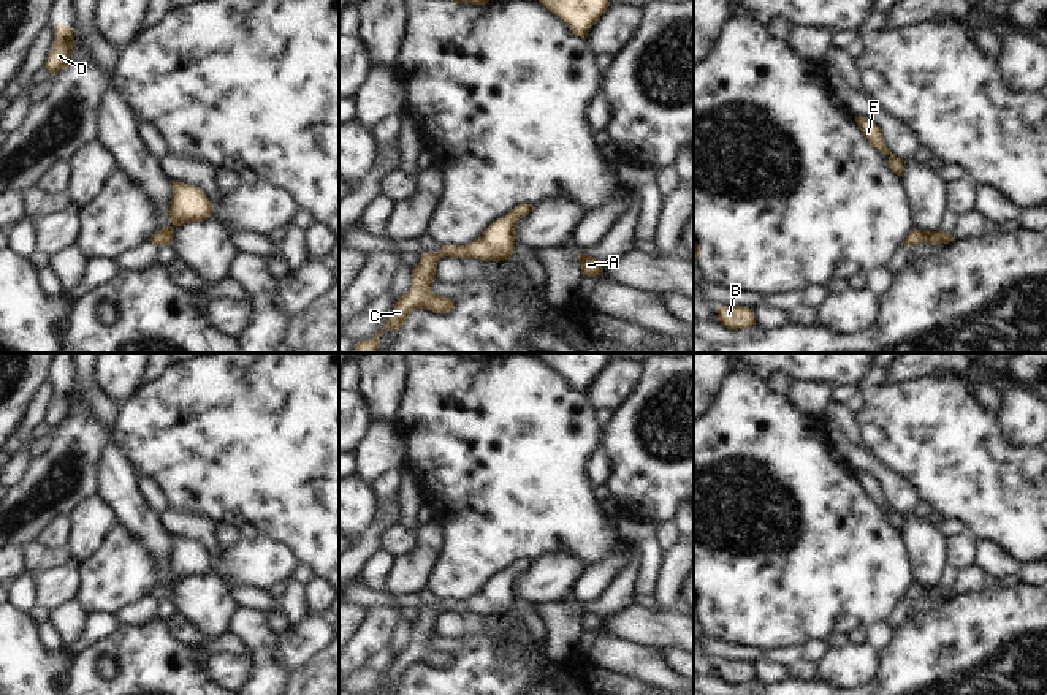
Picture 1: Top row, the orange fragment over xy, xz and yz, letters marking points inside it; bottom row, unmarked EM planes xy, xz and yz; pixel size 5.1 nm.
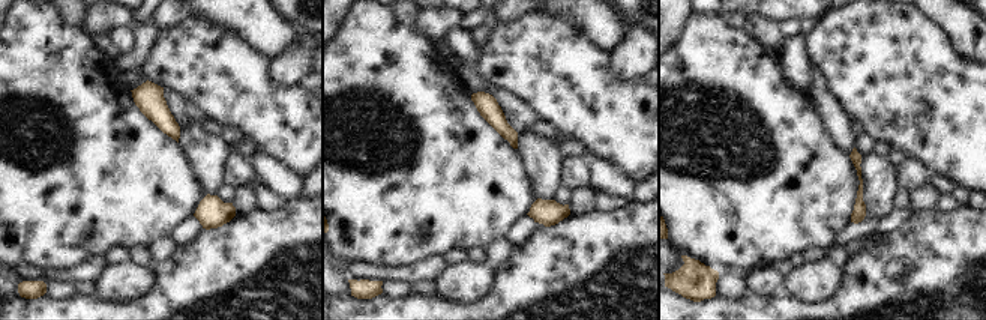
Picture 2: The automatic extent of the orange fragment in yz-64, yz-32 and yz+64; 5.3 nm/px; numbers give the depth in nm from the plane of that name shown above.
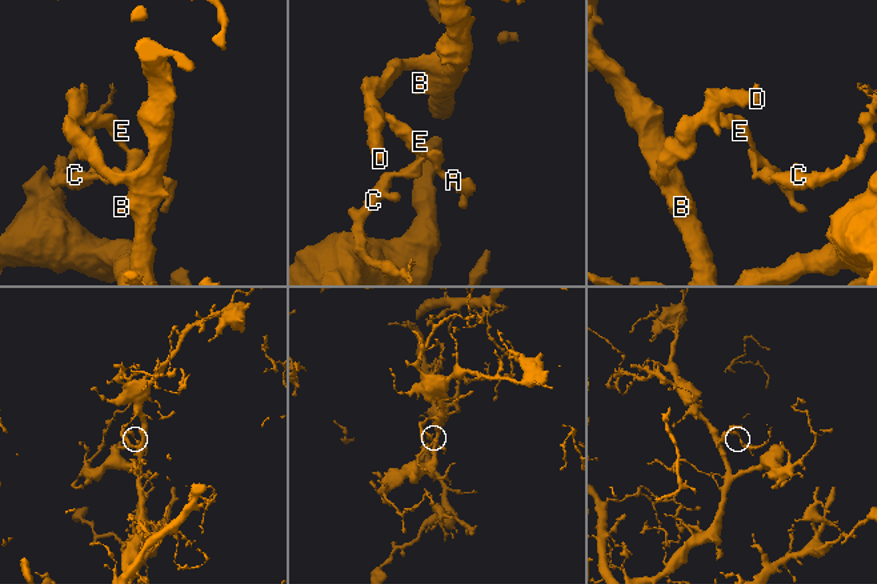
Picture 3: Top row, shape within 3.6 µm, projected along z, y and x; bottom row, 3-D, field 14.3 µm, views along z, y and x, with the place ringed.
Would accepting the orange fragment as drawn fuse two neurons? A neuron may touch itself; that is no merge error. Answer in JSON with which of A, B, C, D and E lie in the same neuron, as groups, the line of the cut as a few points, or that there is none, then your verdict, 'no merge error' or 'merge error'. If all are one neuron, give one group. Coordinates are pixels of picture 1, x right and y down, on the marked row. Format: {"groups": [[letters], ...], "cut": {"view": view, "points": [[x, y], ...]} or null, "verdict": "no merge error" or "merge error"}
{"groups": [["A", "B", "C", "D", "E"]], "cut": null, "verdict": "no merge error"}

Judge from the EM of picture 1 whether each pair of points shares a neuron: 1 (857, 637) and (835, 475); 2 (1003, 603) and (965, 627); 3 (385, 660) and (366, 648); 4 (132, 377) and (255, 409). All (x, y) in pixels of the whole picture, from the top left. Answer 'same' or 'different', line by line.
1: different
2: same
3: different
4: different

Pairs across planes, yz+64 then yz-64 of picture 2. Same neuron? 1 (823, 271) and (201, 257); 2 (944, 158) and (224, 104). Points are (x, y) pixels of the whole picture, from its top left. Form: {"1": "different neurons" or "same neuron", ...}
{"1": "different neurons", "2": "same neuron"}

